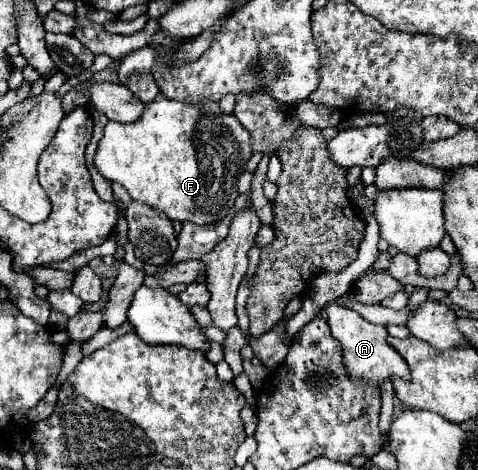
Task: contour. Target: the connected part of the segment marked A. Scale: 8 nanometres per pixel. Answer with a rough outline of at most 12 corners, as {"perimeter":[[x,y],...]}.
{"perimeter":[[337,302],[325,306],[353,380],[381,388],[407,362],[387,344],[387,328]]}

